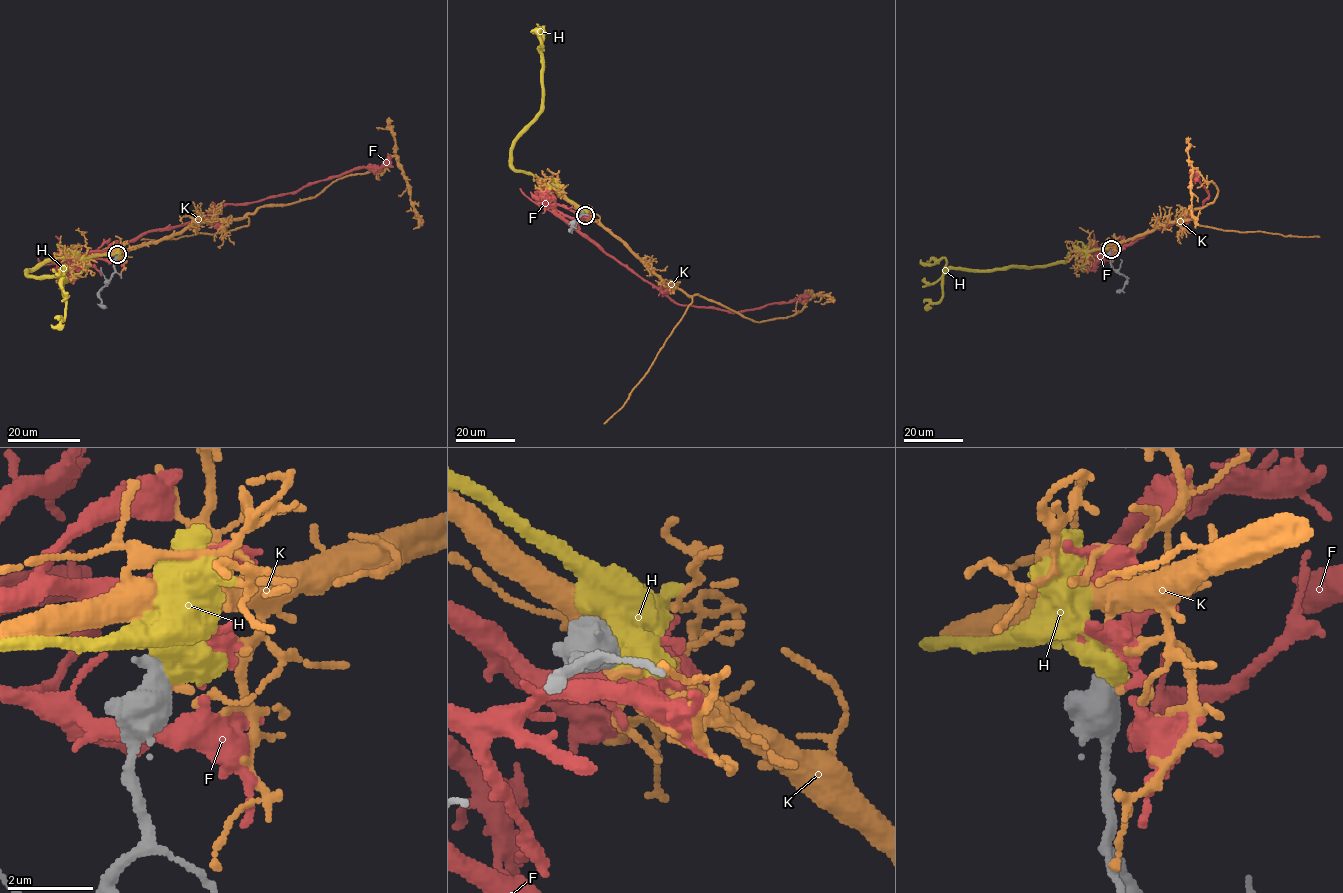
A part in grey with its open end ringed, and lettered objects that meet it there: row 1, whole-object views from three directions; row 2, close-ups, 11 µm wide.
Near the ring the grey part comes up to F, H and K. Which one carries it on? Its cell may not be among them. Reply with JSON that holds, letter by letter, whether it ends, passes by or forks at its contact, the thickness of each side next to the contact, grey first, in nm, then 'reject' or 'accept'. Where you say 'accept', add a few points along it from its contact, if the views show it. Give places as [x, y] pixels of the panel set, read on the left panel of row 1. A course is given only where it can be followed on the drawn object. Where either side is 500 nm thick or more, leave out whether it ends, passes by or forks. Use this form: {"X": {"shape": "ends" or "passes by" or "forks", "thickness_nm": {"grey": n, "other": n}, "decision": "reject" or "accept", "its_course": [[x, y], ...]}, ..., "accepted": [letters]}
{"F": {"shape": "forks", "thickness_nm": {"grey": 320, "other": 360}, "decision": "reject"}, "H": {"thickness_nm": {"grey": 600, "other": 500}, "decision": "reject"}, "K": {"thickness_nm": {"grey": 550, "other": 200}, "decision": "reject"}, "accepted": []}

